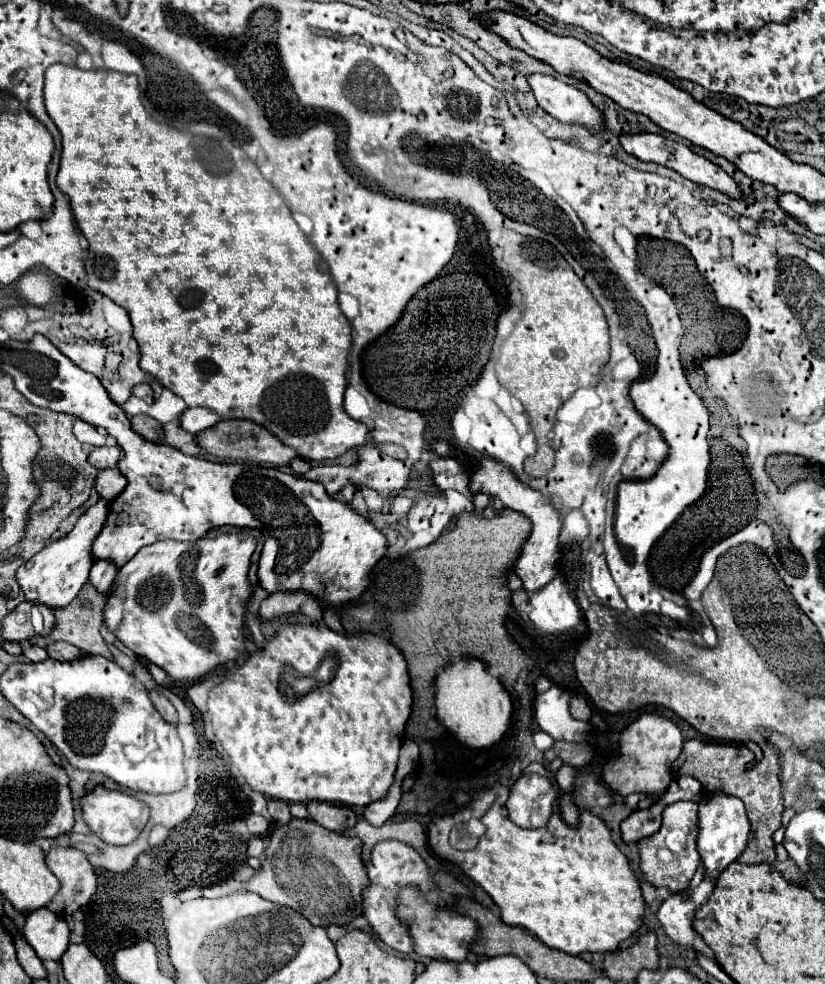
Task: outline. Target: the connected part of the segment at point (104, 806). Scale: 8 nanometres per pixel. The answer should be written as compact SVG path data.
M99 785L95 791L85 793L79 797L79 805L83 809L83 821L89 825L89 829L105 843L109 845L129 845L137 839L137 835L143 831L147 819L149 819L149 807L135 799L133 795L127 795L119 789L107 789Z

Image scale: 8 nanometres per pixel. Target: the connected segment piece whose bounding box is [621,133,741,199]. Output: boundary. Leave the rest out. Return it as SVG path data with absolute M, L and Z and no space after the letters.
M639 133L639 135L623 135L621 137L621 145L623 149L629 153L629 155L635 155L637 159L641 161L653 161L657 165L663 165L663 167L669 167L673 171L677 171L679 175L683 175L685 179L693 181L693 183L699 183L699 185L707 185L711 189L717 189L717 191L723 191L727 193L727 197L731 199L739 199L741 191L739 191L739 185L715 163L711 163L709 159L693 153L687 145L683 143L677 143L677 141L671 141L671 139L665 139L661 135L653 135L653 133Z

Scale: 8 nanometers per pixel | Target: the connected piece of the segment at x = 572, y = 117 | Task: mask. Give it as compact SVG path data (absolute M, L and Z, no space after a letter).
M529 75L531 91L541 109L559 119L561 123L583 125L591 133L605 131L603 113L587 99L587 95L573 85L567 85L551 75Z

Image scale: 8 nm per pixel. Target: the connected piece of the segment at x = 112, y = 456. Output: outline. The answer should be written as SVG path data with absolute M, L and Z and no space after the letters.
M105 445L105 447L97 447L91 451L89 455L89 463L95 467L95 469L109 469L109 467L115 467L117 461L121 459L121 447L117 445Z

